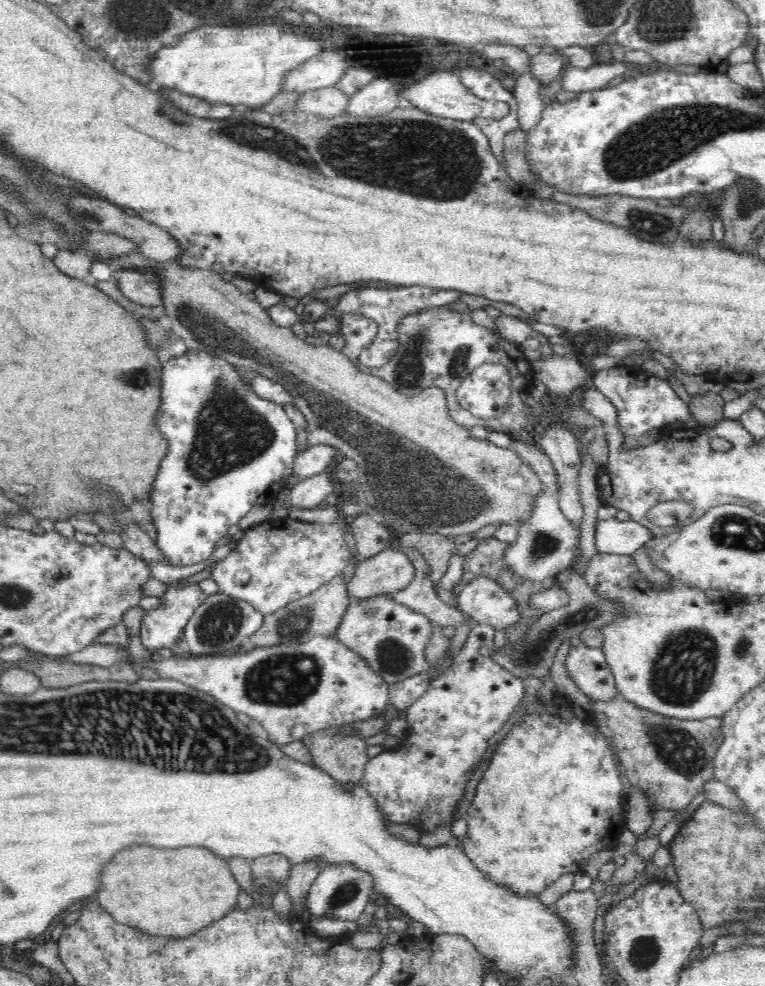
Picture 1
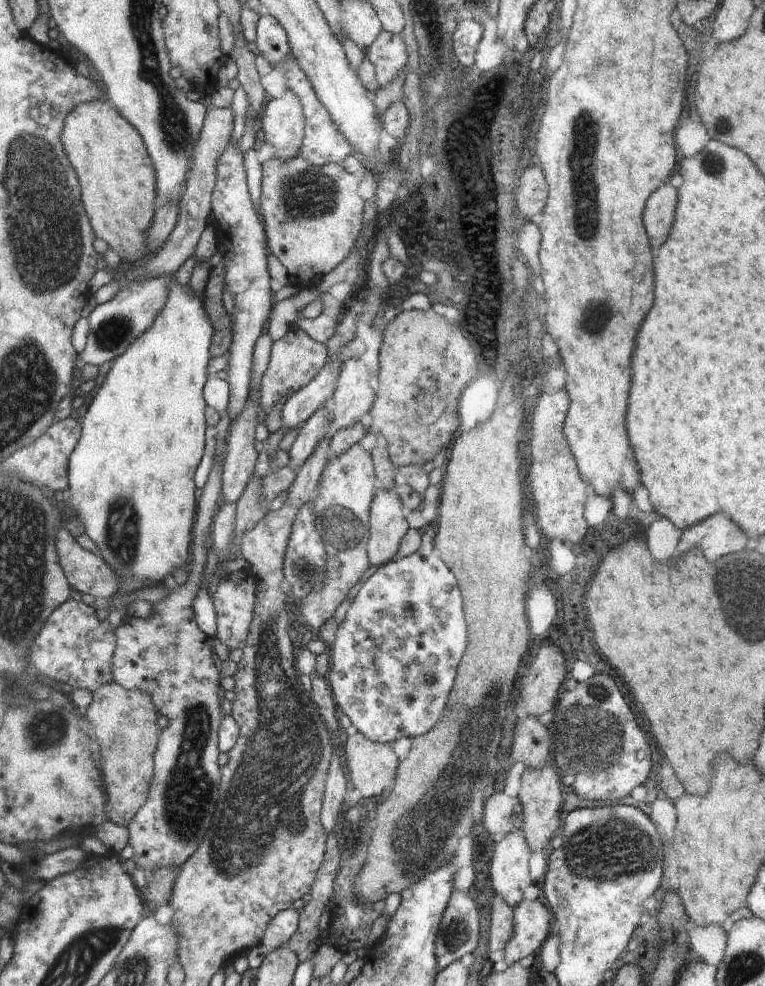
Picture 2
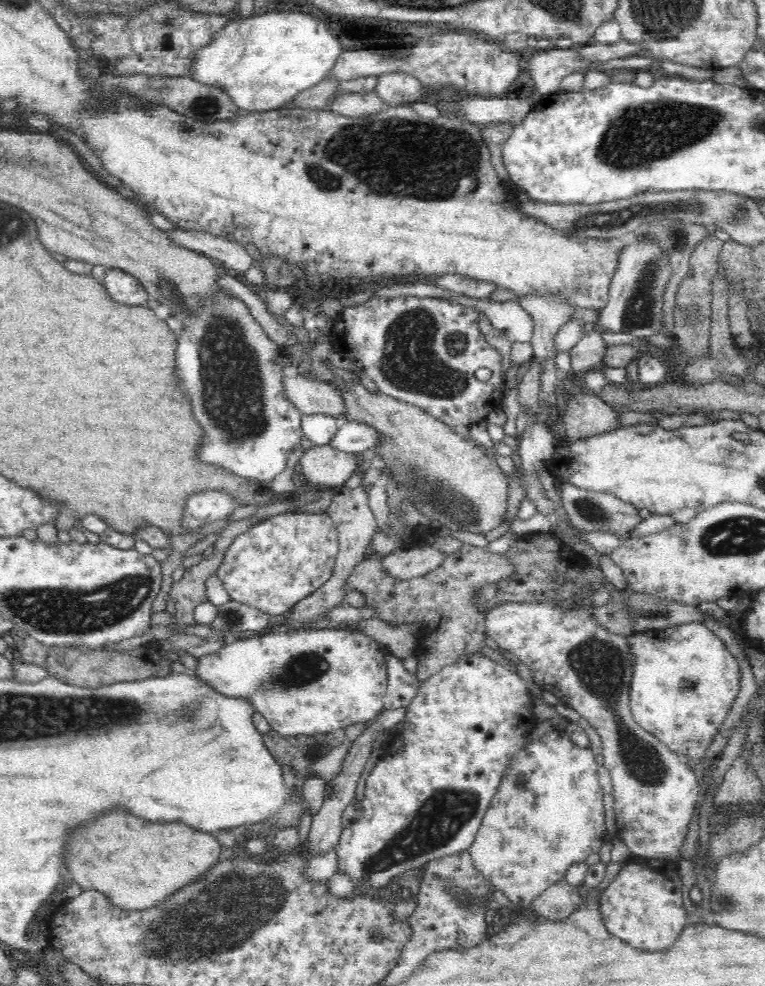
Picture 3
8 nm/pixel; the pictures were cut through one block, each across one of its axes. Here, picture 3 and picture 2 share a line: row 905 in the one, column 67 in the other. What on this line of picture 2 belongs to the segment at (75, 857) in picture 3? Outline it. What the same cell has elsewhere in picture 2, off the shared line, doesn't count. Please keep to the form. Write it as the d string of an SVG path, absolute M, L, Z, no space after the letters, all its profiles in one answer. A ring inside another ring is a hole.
M107 100L80 103L66 115L62 130L62 146L78 176L82 192L81 202L88 214L94 234L107 242L121 260L135 262L148 255L146 232L154 220L158 188L156 188L156 172L152 160L136 128Z

